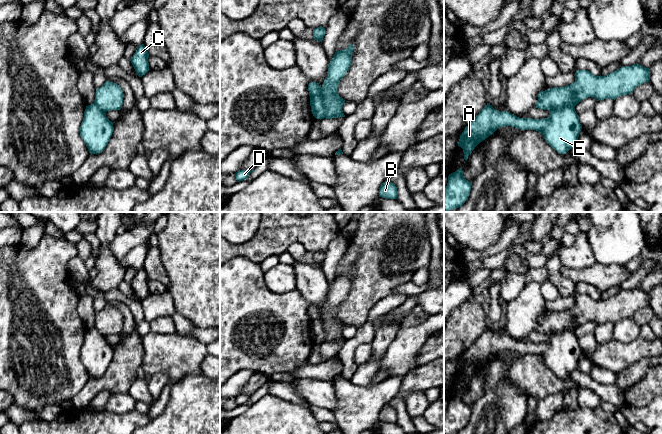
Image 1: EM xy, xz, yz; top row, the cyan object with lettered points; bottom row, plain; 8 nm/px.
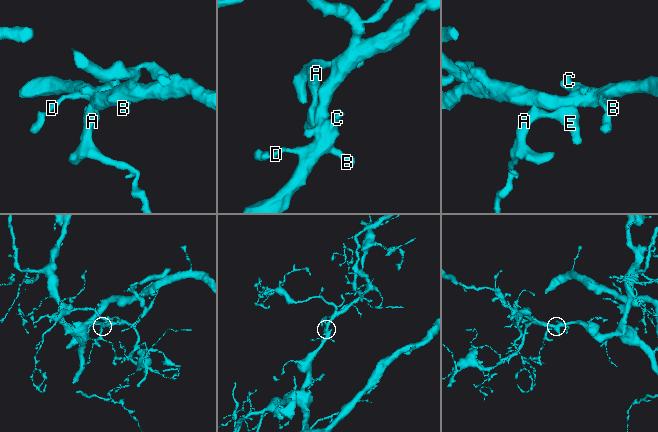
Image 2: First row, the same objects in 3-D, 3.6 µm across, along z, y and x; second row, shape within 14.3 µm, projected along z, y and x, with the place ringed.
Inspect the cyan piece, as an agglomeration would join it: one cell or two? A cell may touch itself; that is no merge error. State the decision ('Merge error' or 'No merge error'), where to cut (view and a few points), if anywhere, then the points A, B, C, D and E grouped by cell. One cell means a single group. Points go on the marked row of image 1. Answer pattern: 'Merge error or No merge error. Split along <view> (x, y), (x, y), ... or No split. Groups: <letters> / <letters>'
Merge error. Split along xz (319, 87), (322, 93), (325, 117). Groups: A E / B C D

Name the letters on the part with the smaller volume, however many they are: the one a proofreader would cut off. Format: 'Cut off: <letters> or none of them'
Cut off: A, E

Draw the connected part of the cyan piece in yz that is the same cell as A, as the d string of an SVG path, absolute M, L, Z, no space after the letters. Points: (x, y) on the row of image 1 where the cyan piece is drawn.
M490 103L480 111L475 119L465 127L458 146L463 149L464 159L475 147L492 135L498 128L512 126L521 130L536 130L559 154L566 154L578 145L582 126L574 107L549 110L549 117L543 119L519 118L508 111L497 111Z

